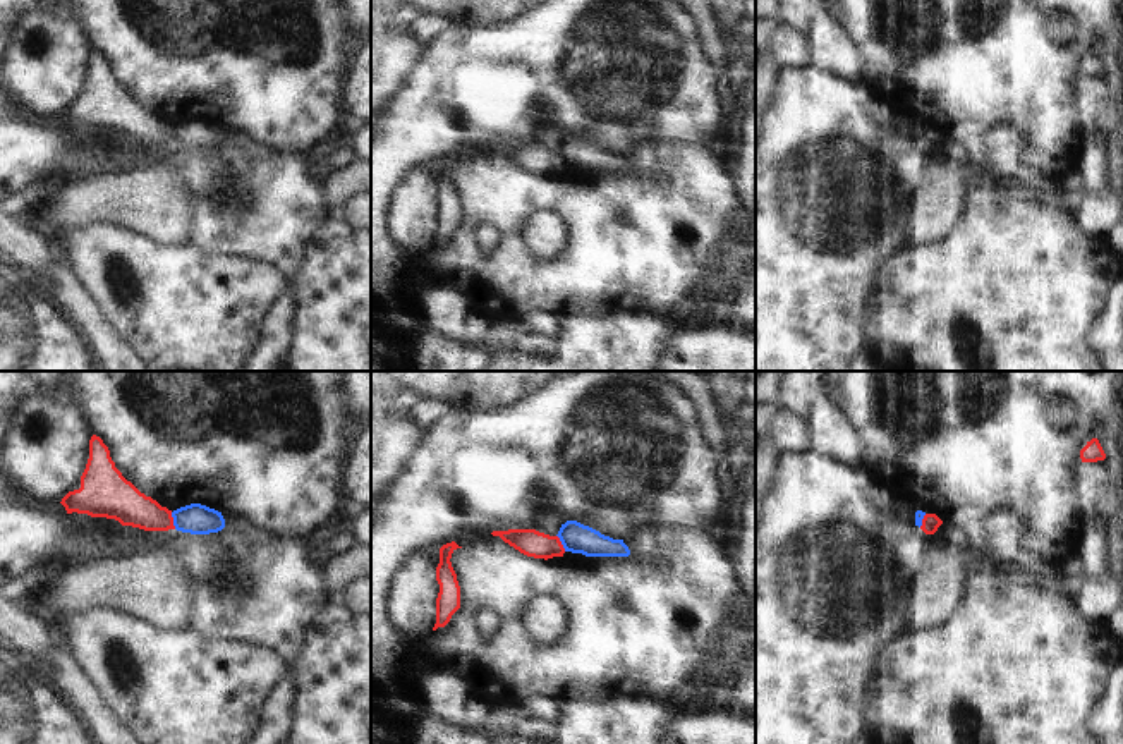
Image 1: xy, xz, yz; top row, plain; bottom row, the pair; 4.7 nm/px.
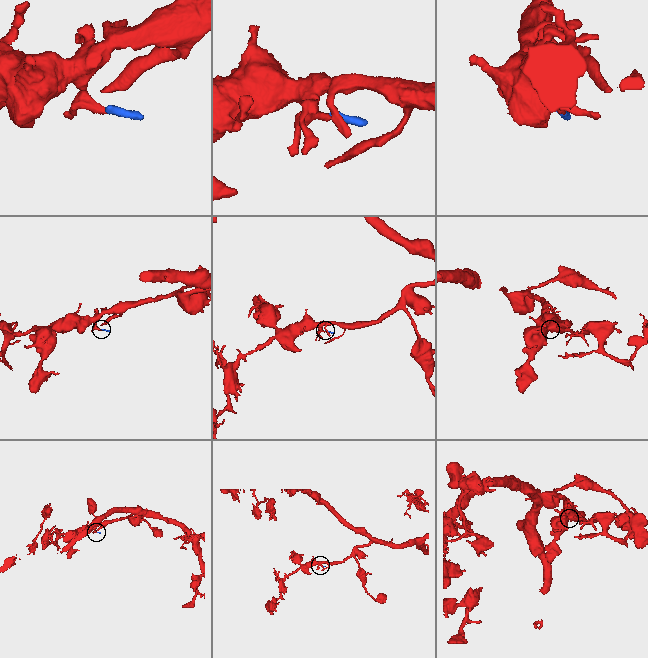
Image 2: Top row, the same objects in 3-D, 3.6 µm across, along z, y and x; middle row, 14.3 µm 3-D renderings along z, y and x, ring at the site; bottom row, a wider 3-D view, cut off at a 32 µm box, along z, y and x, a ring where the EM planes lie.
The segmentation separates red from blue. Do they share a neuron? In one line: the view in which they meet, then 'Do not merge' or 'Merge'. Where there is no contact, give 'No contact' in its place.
Touches red in xy. Do not merge

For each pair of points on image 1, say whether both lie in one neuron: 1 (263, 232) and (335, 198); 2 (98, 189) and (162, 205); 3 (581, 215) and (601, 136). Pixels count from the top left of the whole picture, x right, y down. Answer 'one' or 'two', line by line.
1: two
2: one
3: two

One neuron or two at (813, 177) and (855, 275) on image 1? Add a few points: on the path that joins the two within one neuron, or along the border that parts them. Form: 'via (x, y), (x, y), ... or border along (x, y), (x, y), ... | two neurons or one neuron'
via (828, 201), (828, 248), (831, 251) | one neuron

